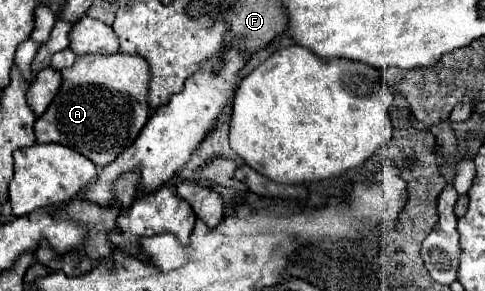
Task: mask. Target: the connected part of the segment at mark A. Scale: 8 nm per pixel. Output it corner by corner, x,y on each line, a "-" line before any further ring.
85,54
77,56
75,64
71,68
61,70
63,84
57,92
55,100
49,104
43,116
35,120
35,138
39,144
57,142
65,144
83,156
87,156
95,166
107,166
111,164
133,140
139,136
141,128
151,116
151,108
147,104
149,94
149,80
151,70
143,56
139,54

